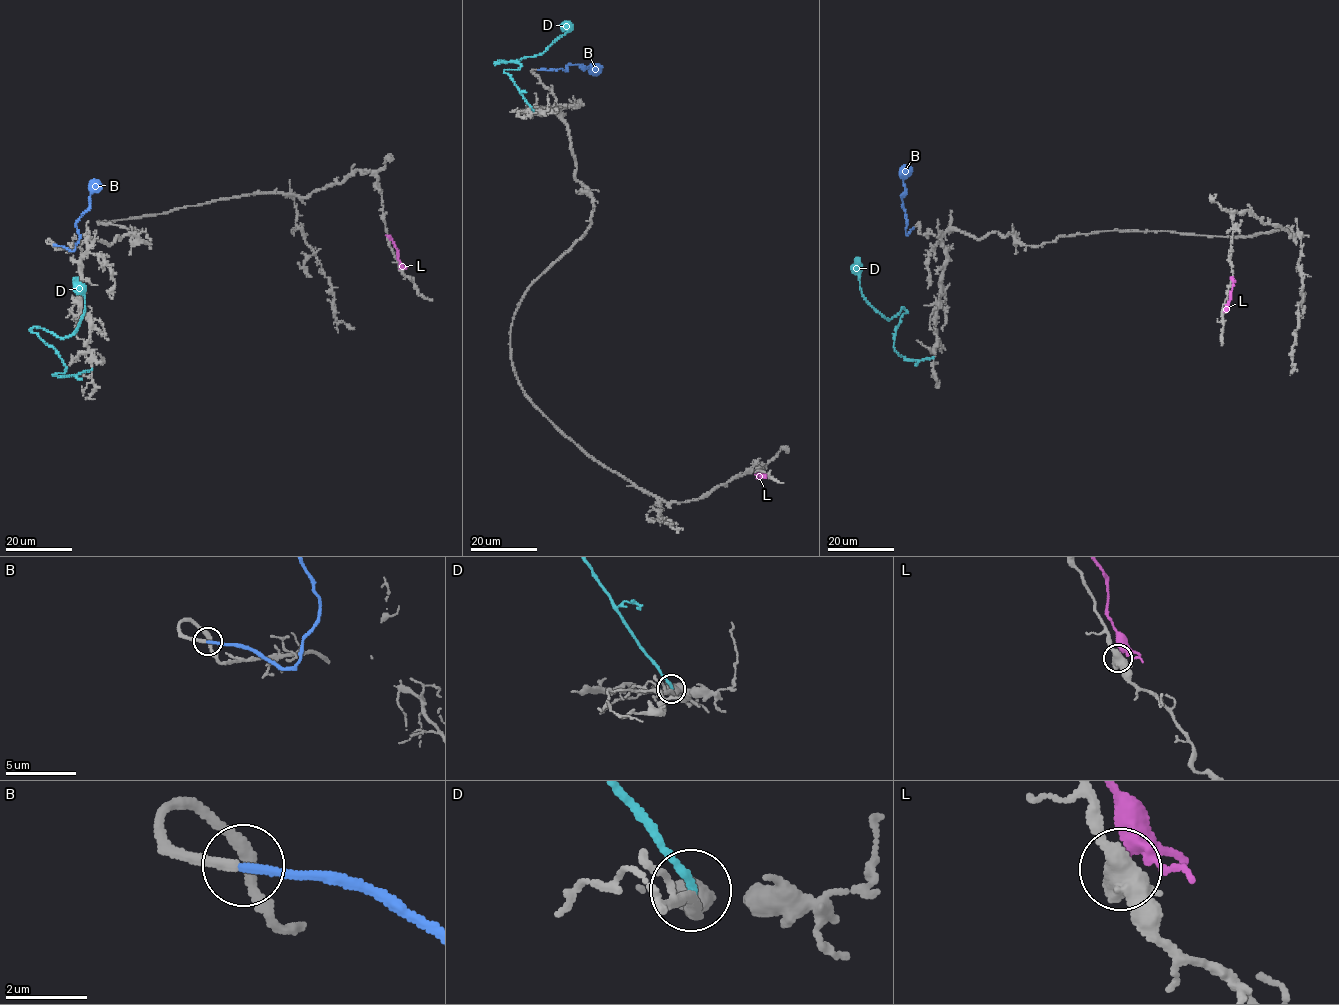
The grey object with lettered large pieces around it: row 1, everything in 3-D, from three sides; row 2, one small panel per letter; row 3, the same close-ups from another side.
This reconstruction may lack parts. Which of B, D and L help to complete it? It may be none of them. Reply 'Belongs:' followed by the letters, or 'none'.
Belongs: B

